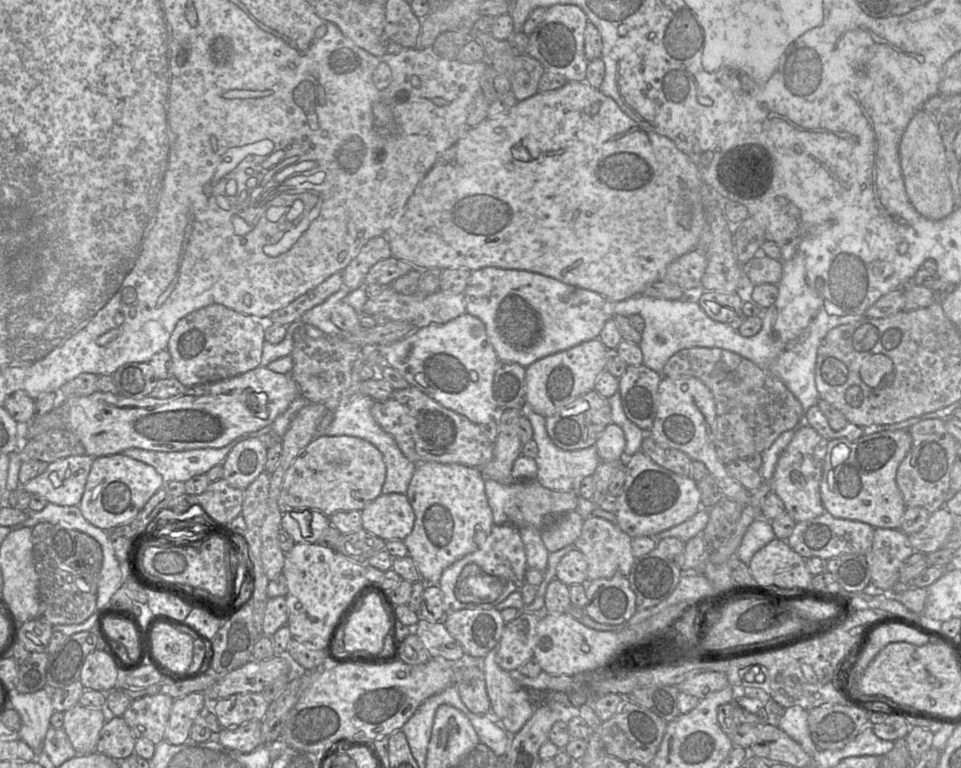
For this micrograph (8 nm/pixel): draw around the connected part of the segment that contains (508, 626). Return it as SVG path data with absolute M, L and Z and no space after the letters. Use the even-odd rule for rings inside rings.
M520 613L505 624L497 645L496 662L501 669L507 672L518 670L533 657L539 620L533 613Z

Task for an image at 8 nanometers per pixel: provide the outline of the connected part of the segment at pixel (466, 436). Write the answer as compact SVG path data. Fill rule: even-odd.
M416 387L394 390L387 400L375 401L371 415L415 464L436 462L480 469L493 458L493 443L486 437L482 426L442 406Z

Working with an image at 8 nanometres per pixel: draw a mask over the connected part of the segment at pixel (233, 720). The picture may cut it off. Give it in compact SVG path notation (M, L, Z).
M261 692L238 693L219 699L215 714L223 728L235 728L250 720L262 720L269 702Z

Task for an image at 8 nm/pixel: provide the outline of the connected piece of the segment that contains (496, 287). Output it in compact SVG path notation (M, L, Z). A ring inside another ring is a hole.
M485 267L472 271L467 286L463 292L463 295L465 299L466 312L480 318L483 321L486 327L488 337L492 343L492 346L494 347L494 350L499 360L502 362L518 363L525 368L543 357L546 357L559 351L569 349L584 341L589 341L591 339L598 338L605 322L614 317L614 302L606 299L601 294L588 289L563 283L555 278L545 276L540 273L535 273L526 270Z

